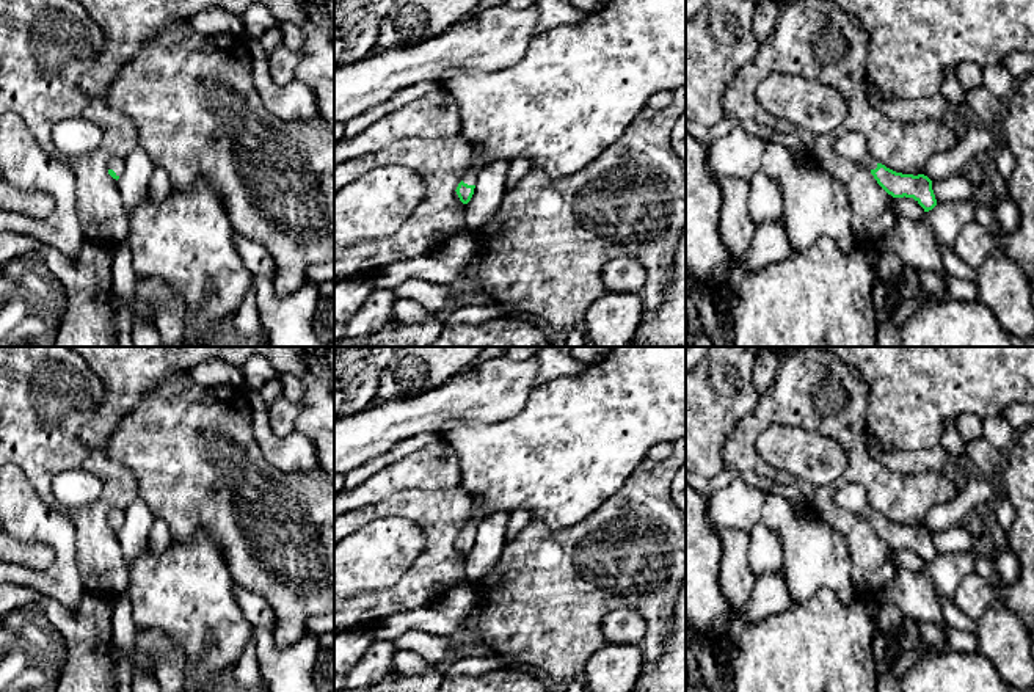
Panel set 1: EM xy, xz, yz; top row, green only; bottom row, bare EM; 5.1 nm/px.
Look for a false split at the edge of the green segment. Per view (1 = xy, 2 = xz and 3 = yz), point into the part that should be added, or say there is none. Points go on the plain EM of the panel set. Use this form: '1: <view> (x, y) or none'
1: xy (116, 515)
2: xz (477, 512)
3: yz (852, 498)

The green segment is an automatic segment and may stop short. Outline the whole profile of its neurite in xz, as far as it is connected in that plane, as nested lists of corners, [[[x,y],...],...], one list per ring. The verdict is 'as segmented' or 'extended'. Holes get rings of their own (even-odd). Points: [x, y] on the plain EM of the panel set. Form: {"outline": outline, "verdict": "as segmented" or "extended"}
{"outline": [[[472,496],[471,518],[464,524],[461,534],[457,538],[457,546],[463,555],[468,555],[474,546],[475,527],[485,518],[485,505],[479,496]]], "verdict": "extended"}

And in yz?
{"outline": [[[847,483],[836,488],[835,504],[841,510],[869,521],[877,535],[893,549],[913,549],[924,563],[929,563],[937,557],[932,532],[927,527],[896,524],[879,515],[872,510],[863,485]]], "verdict": "extended"}

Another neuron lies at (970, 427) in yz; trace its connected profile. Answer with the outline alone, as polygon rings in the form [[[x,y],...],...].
[[[971,413],[960,414],[954,422],[960,438],[965,443],[971,443],[974,439],[982,438],[984,419],[979,417],[978,414],[971,414]]]

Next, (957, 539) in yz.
[[[963,526],[949,527],[940,532],[932,532],[932,541],[937,554],[973,551],[973,537]]]

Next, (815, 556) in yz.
[[[766,493],[761,523],[783,543],[781,573],[791,601],[802,604],[821,588],[832,590],[843,604],[861,598],[852,579],[847,544],[821,516],[797,515],[792,502],[777,493]]]

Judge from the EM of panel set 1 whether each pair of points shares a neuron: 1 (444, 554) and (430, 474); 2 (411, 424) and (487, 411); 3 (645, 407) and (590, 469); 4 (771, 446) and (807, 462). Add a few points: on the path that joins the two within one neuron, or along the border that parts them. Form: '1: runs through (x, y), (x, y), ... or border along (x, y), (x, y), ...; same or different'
1: border along (440, 490), (397, 491); different
2: runs through (430, 411), (435, 408), (468, 408); same
3: runs through (629, 422), (598, 454); same
4: runs through (780, 447), (797, 452); same

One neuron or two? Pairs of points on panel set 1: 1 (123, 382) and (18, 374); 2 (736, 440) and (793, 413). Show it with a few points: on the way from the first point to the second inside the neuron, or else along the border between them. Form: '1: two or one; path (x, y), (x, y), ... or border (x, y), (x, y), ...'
1: two; border (85, 363), (102, 383), (102, 402), (93, 416)
2: one; path (750, 427), (764, 415), (779, 413)

